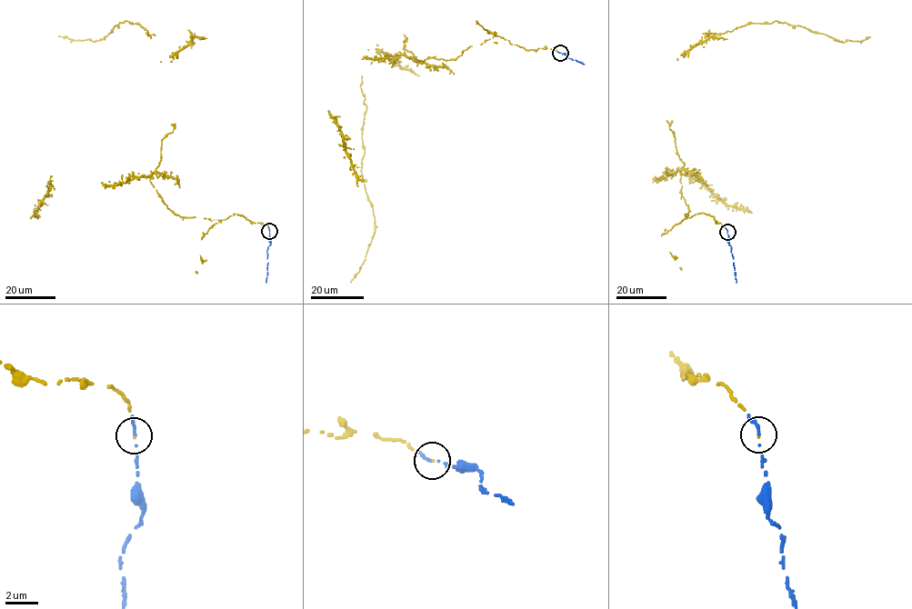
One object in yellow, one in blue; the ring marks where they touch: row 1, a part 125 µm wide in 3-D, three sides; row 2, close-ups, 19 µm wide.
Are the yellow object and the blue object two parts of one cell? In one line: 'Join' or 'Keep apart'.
Join

